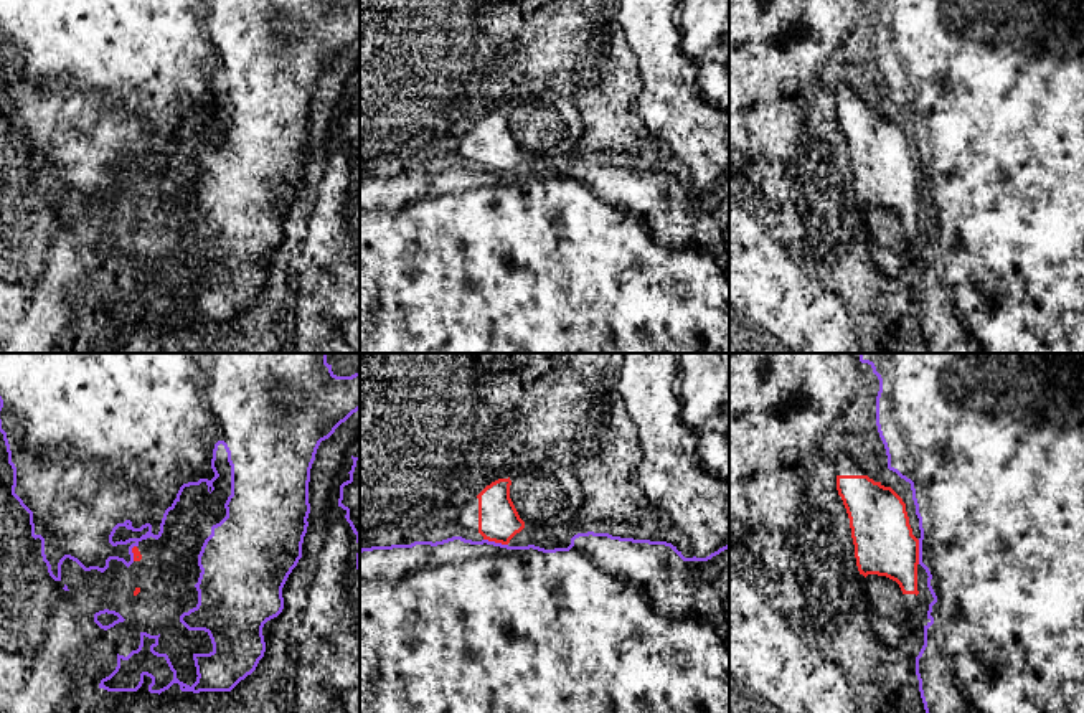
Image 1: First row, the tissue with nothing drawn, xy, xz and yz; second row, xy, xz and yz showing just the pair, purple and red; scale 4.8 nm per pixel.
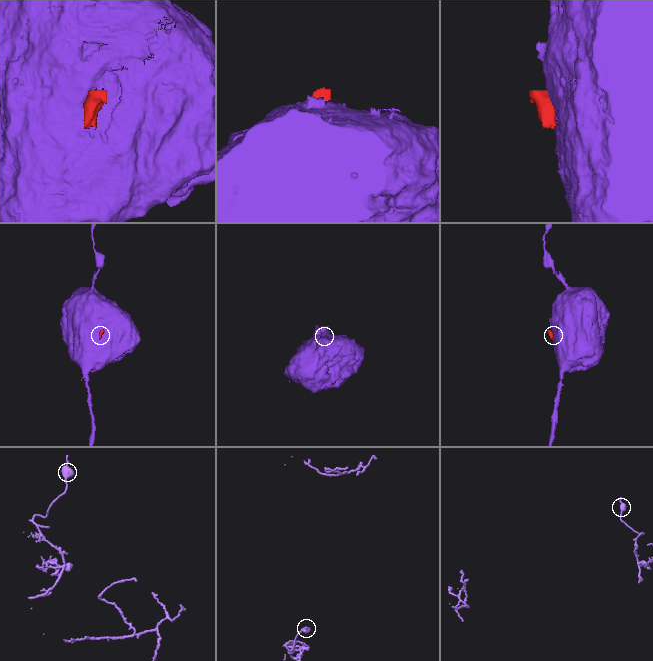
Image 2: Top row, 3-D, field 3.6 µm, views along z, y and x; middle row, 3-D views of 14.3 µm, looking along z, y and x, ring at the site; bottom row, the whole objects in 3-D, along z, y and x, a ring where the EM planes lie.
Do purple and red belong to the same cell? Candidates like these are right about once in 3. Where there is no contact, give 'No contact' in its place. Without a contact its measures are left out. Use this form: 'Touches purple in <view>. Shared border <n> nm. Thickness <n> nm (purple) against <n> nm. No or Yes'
Touches purple in xz. Shared border 120 nm. Thickness 500 nm (purple) against 200 nm. No

